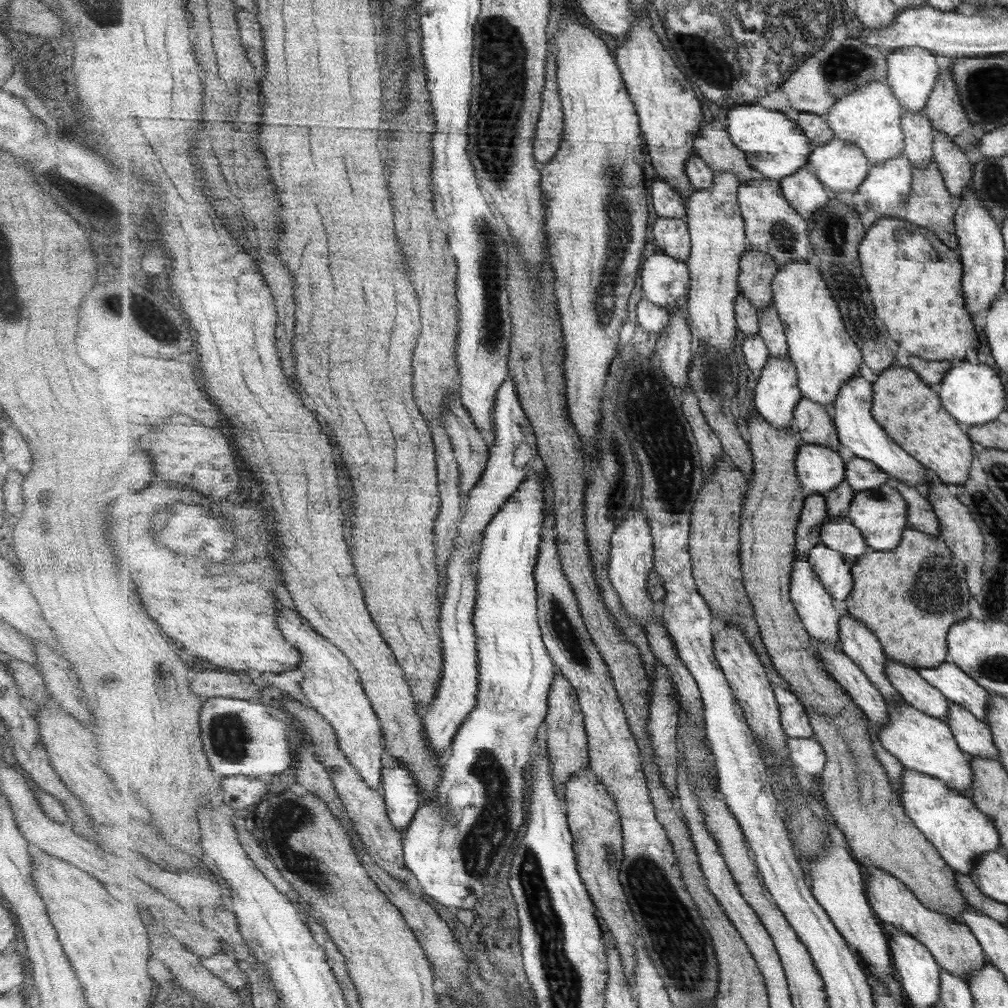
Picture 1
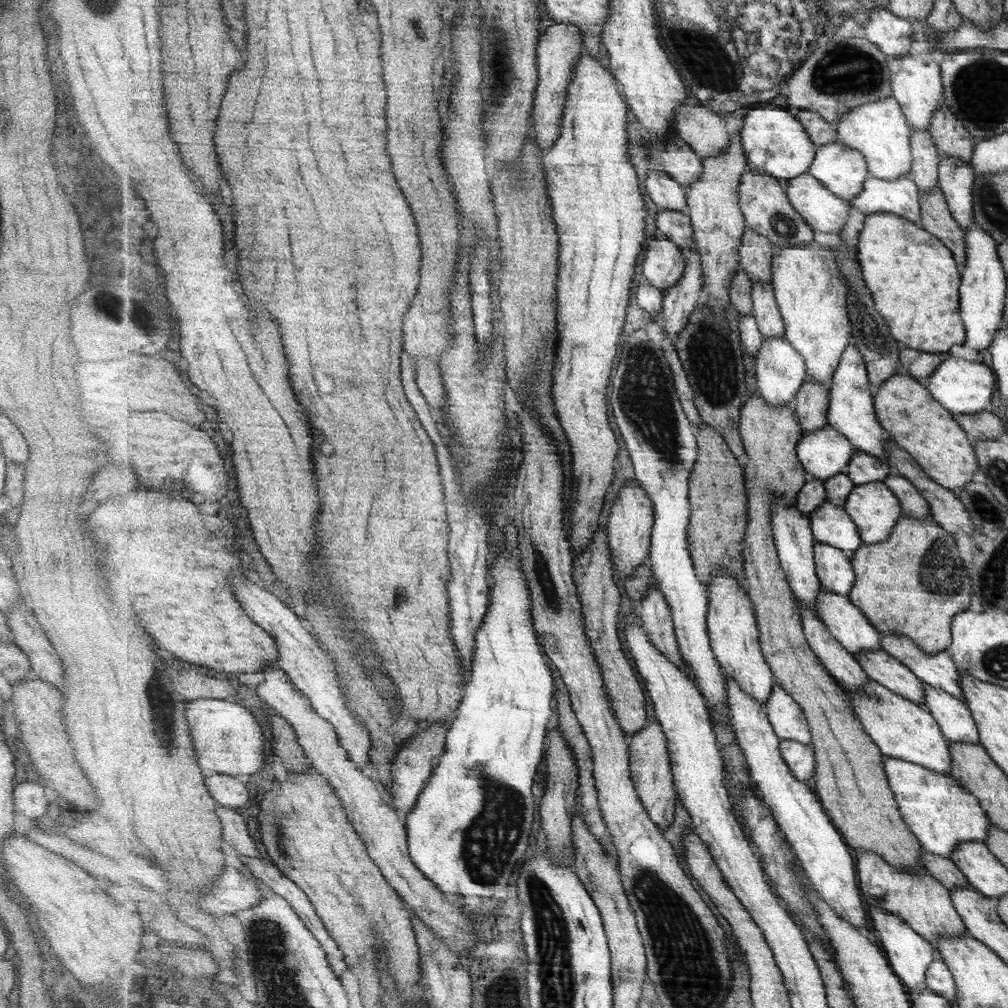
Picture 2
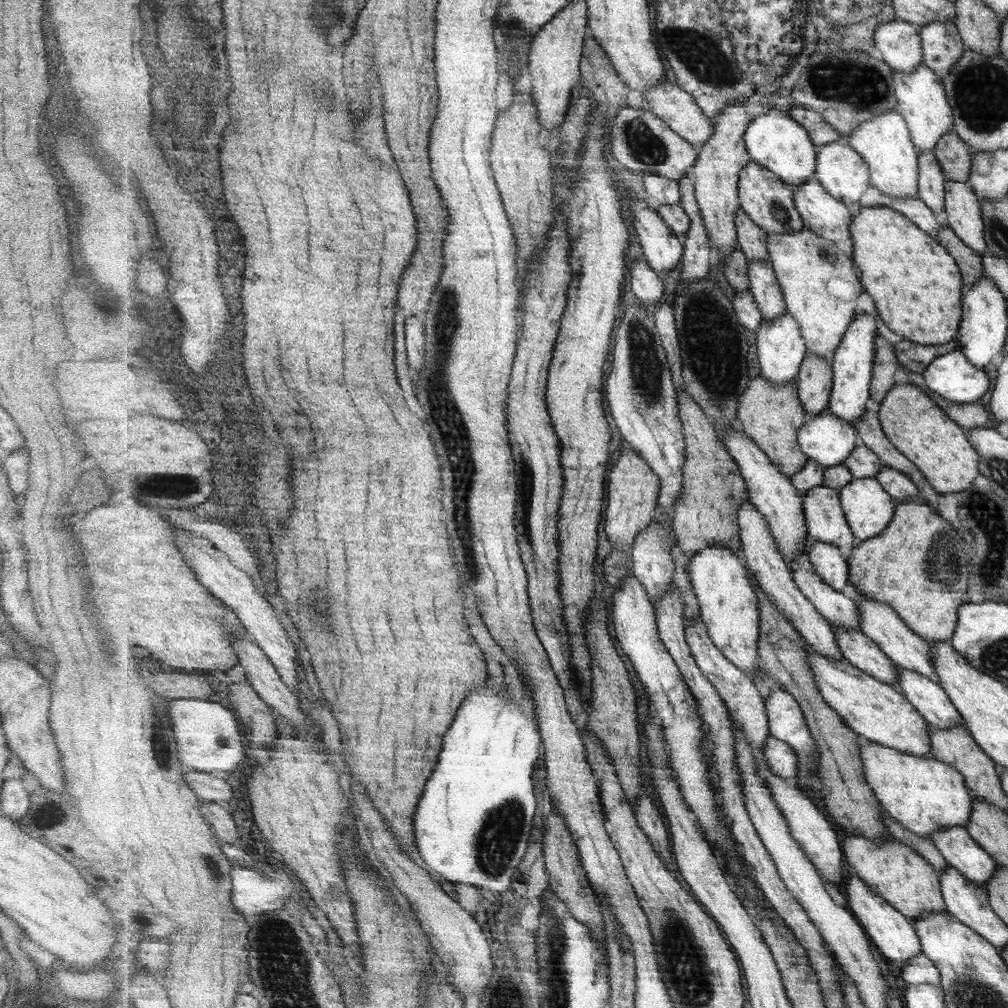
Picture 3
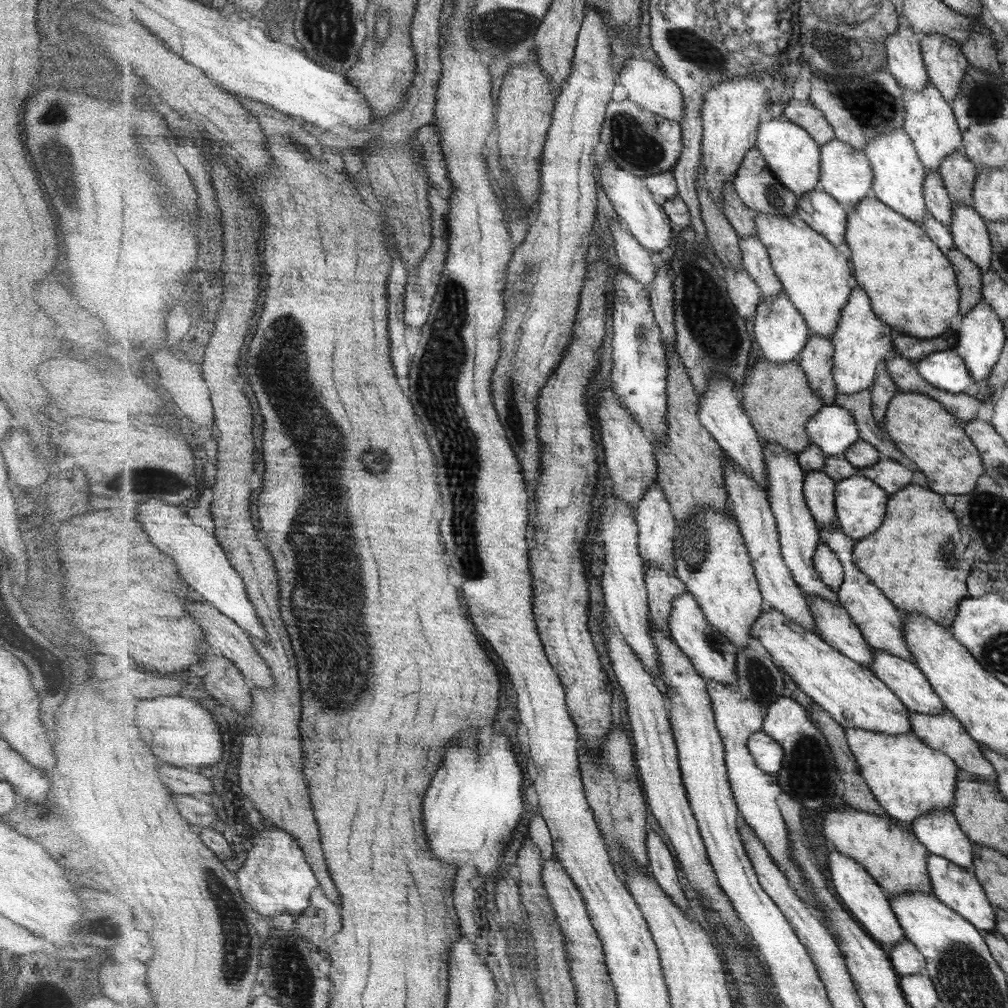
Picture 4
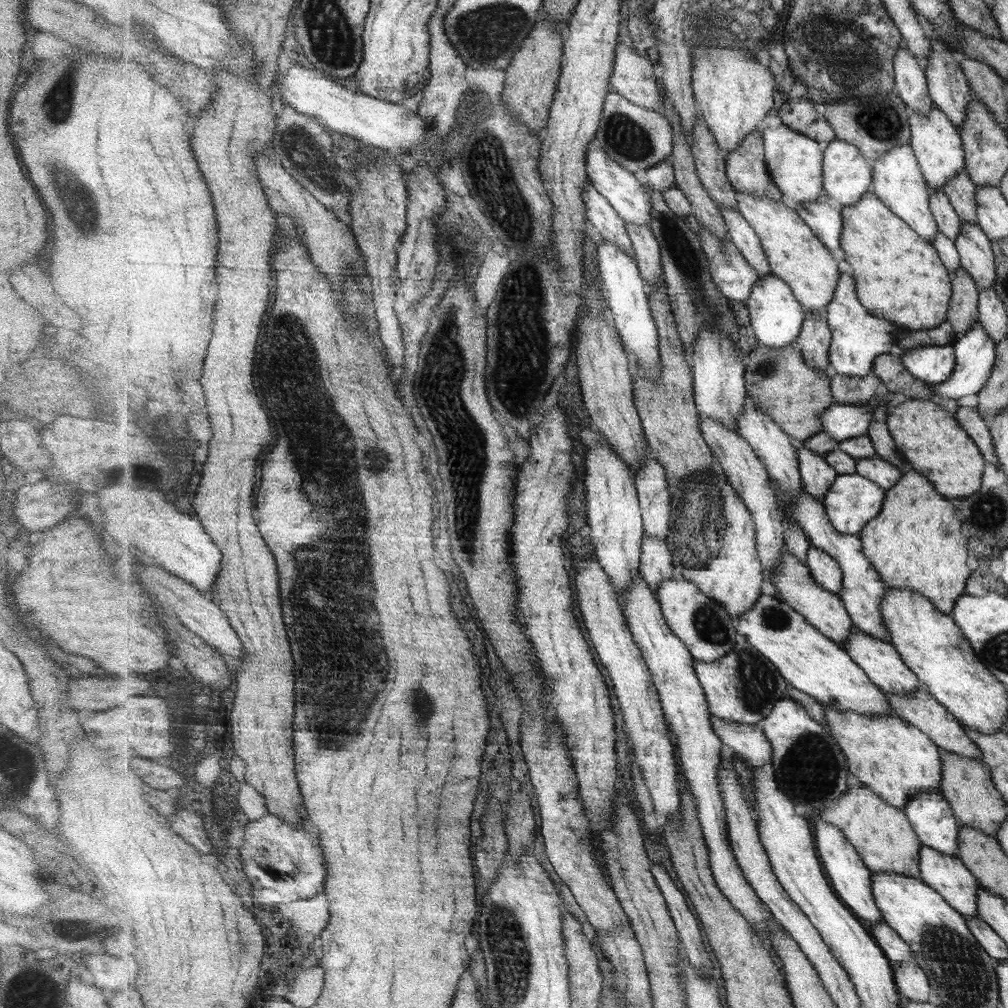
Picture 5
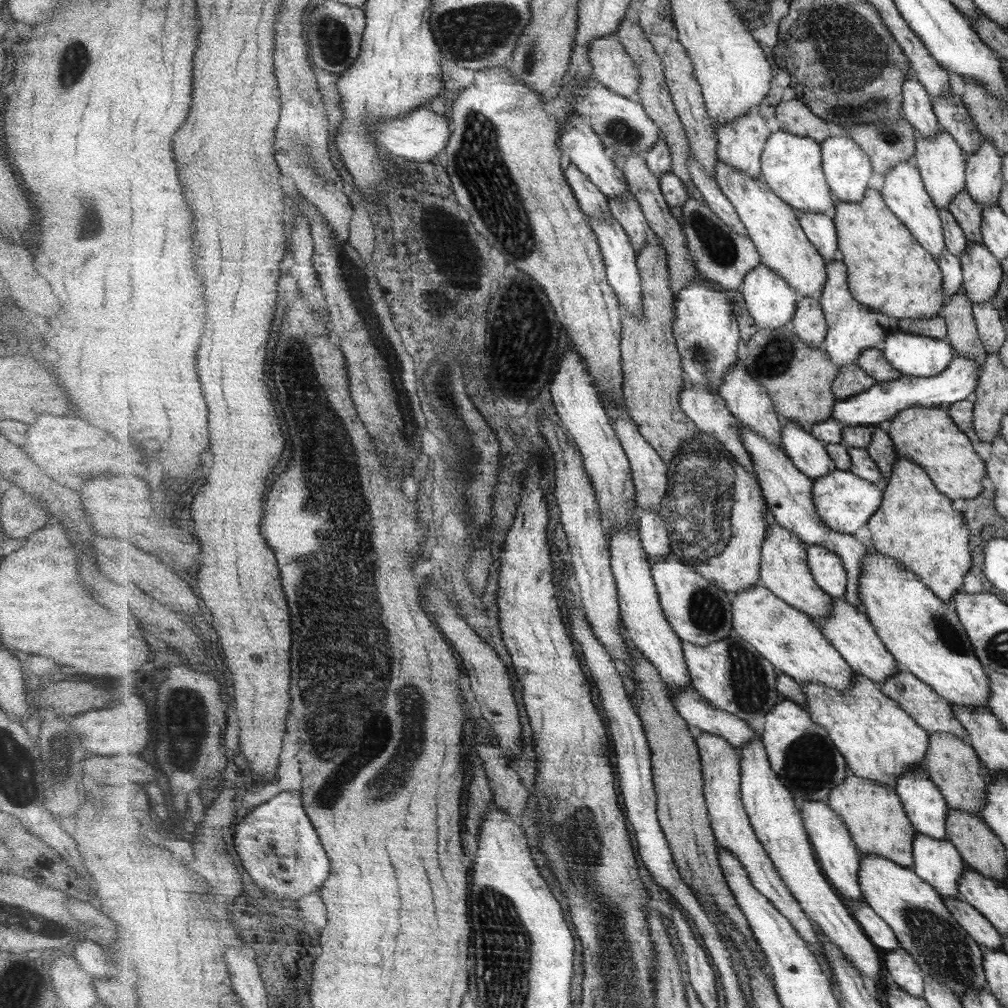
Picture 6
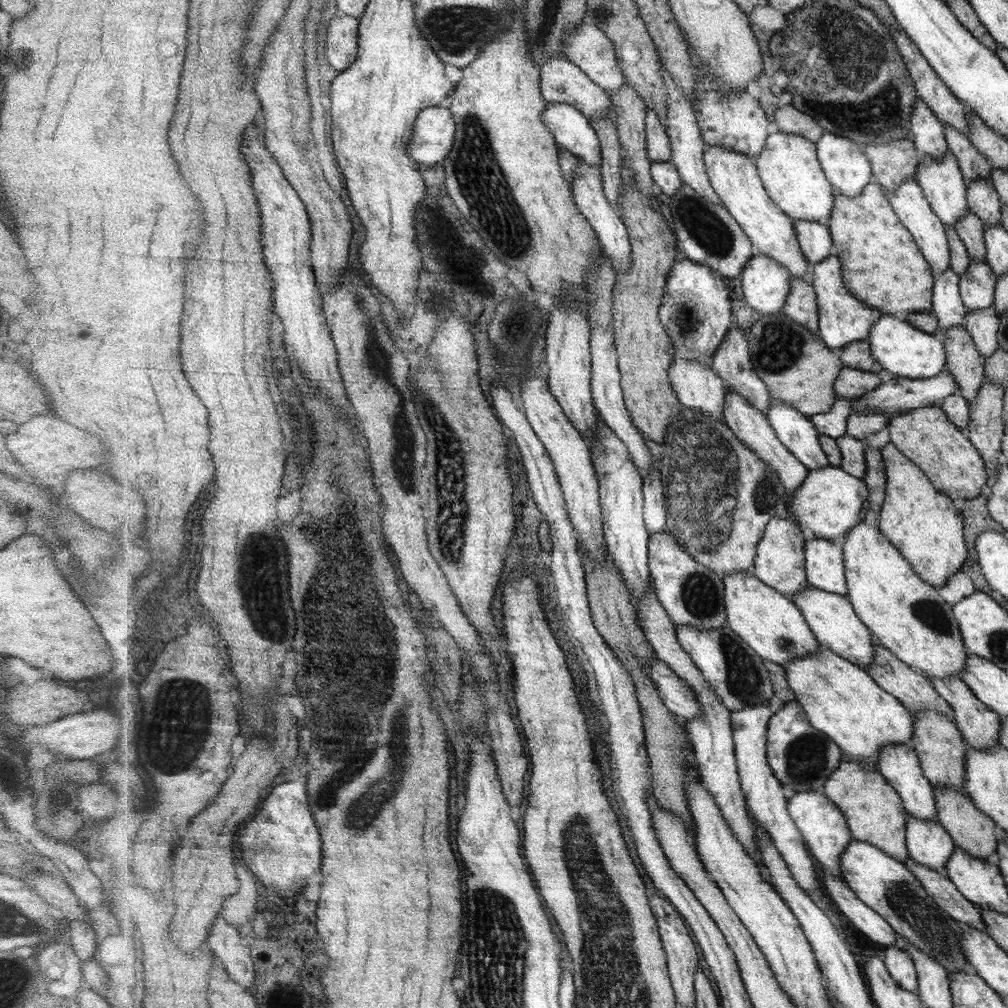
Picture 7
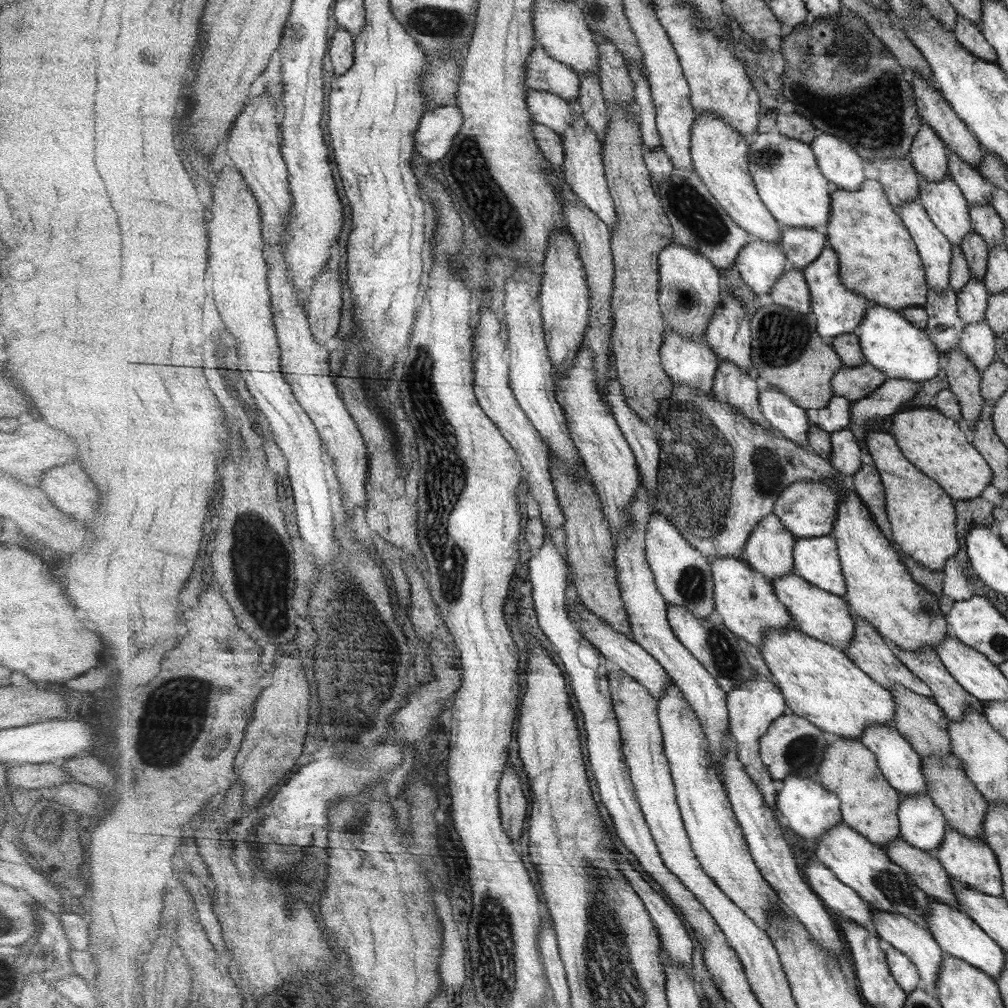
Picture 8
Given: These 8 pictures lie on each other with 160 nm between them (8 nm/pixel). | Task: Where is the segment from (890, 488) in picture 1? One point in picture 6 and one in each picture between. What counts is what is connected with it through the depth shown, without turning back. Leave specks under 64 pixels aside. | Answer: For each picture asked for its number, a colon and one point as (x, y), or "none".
2: (876, 510)
3: (869, 508)
4: (862, 505)
5: (854, 501)
6: (846, 502)

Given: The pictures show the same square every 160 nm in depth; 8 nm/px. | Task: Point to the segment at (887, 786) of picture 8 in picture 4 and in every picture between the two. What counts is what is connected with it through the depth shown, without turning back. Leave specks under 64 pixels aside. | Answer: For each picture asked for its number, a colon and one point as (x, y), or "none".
4: (893, 854)
5: (882, 833)
6: (875, 814)
7: (874, 809)

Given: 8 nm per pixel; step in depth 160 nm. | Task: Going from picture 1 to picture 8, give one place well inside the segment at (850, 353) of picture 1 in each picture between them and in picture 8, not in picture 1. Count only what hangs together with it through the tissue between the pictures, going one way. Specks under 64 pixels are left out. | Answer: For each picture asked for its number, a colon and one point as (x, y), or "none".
2: (810, 290)
3: (820, 285)
4: (815, 275)
5: (796, 255)
6: (773, 225)
7: (735, 176)
8: (720, 155)

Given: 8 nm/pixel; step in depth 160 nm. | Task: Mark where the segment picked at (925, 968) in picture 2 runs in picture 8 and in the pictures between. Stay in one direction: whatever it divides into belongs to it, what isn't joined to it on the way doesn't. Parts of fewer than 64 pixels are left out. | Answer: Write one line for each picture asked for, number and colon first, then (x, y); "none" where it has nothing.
3: (896, 938)
4: (869, 901)
5: (853, 880)
6: (838, 853)
7: (824, 826)
8: (810, 810)

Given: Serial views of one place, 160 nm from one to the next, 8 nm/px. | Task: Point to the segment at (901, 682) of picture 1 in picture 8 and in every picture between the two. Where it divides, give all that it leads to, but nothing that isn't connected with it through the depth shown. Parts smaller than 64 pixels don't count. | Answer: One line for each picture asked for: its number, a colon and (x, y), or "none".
2: (879, 664)
3: (857, 648)
4: (833, 622)
5: (794, 583)
6: (785, 570)
7: (781, 563)
8: (771, 549)

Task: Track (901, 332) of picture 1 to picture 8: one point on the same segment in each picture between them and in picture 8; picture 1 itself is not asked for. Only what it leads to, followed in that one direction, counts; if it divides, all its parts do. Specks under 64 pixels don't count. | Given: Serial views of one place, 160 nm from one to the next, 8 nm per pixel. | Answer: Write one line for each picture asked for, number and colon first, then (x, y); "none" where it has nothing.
2: (916, 285)
3: (917, 283)
4: (912, 283)
5: (902, 277)
6: (890, 271)
7: (882, 264)
8: (873, 244)

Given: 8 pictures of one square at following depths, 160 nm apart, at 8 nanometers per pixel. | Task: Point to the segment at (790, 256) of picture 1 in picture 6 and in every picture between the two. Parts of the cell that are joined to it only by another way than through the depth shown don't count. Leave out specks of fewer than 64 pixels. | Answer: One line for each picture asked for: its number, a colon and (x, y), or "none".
2: (764, 200)
3: (769, 201)
4: (756, 184)
5: (746, 168)
6: (742, 143)

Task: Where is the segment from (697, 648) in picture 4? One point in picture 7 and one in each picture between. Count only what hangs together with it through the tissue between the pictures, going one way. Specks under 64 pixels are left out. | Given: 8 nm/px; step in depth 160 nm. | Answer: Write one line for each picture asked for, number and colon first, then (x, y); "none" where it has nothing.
5: (709, 632)
6: (700, 612)
7: (693, 595)

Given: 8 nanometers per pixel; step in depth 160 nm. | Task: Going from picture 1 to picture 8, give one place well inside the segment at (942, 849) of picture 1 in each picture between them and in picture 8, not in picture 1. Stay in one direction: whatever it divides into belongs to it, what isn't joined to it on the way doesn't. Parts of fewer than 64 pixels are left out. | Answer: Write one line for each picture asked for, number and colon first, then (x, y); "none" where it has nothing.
2: (942, 813)
3: (924, 794)
4: (909, 778)
5: (889, 755)
6: (880, 740)
7: (842, 699)
8: (821, 683)

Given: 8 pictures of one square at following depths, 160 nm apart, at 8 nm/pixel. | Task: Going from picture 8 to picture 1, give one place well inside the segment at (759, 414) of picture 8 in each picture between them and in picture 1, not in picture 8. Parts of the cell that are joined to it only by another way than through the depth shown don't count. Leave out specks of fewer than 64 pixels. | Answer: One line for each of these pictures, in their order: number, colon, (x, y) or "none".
1: (958, 686)
2: (940, 670)
3: (902, 644)
4: (883, 624)
5: (863, 590)
6: (790, 493)
7: (751, 425)

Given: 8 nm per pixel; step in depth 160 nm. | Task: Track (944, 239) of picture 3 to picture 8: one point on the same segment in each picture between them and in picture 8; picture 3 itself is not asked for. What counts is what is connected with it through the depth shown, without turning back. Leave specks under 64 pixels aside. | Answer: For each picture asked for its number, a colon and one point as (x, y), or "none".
4: (970, 276)
5: (964, 314)
6: (963, 333)
7: (968, 365)
8: (964, 378)

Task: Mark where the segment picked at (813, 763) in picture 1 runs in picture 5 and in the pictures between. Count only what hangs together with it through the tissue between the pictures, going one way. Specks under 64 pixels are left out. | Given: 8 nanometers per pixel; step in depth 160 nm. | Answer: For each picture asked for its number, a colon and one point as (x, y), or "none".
2: (801, 758)
3: (784, 761)
4: (768, 753)
5: (750, 741)

